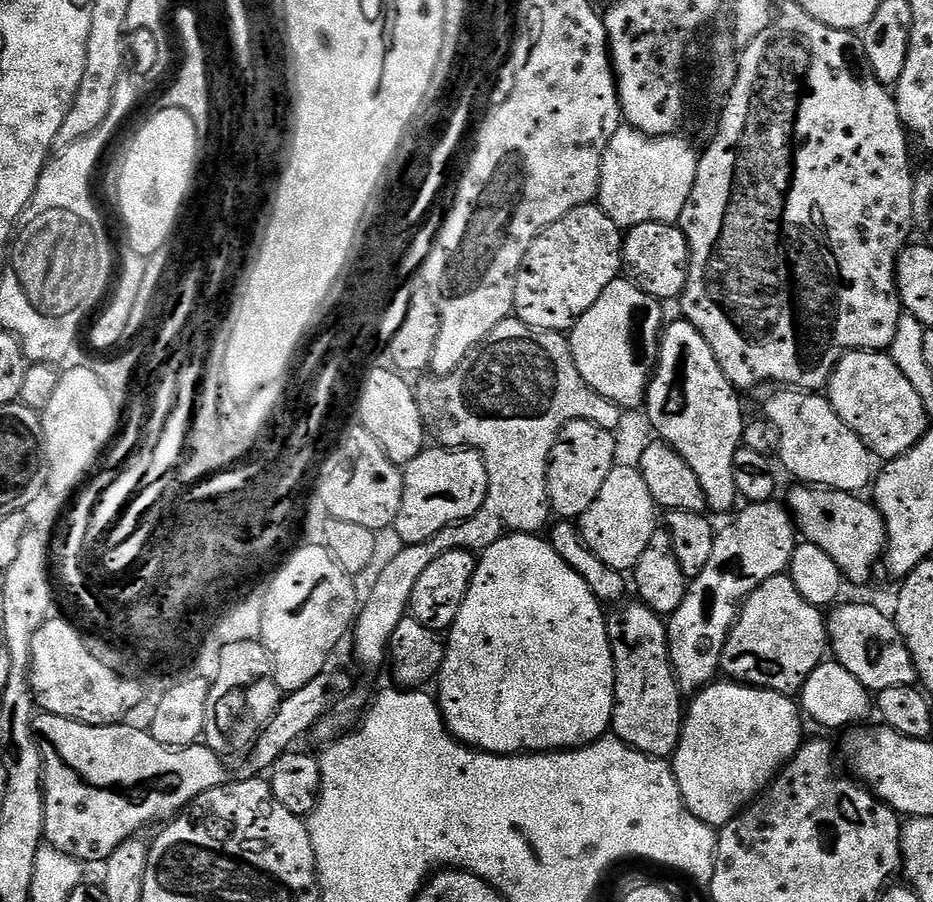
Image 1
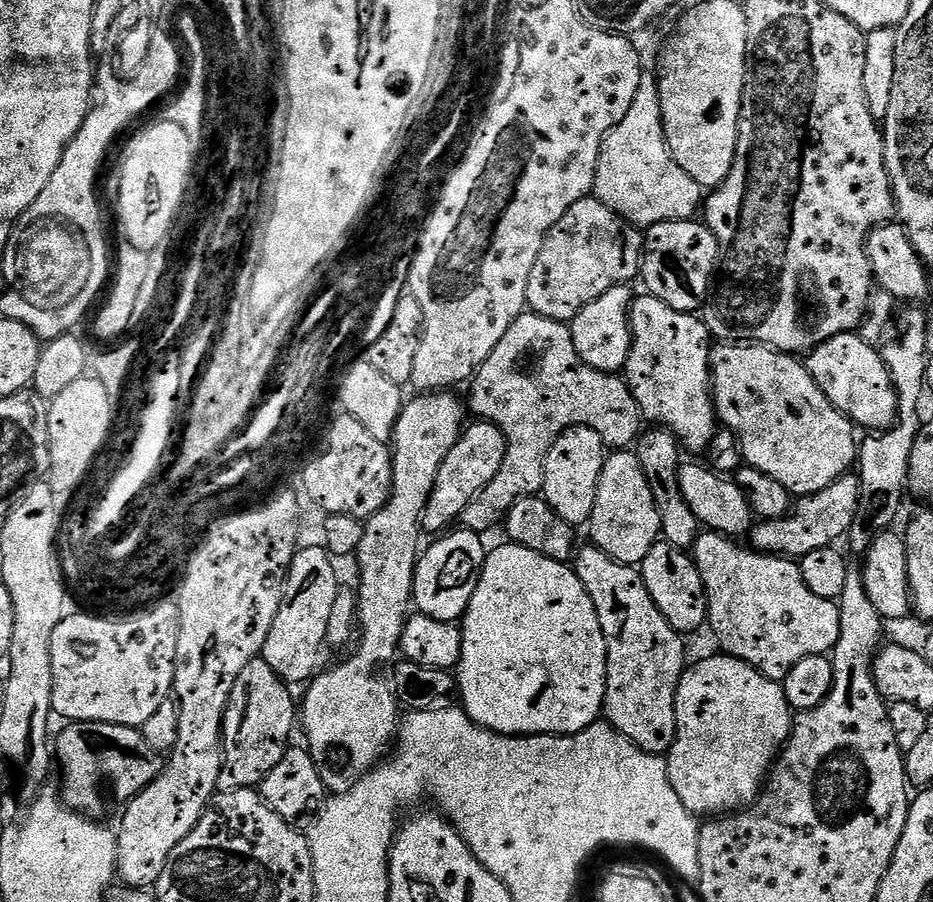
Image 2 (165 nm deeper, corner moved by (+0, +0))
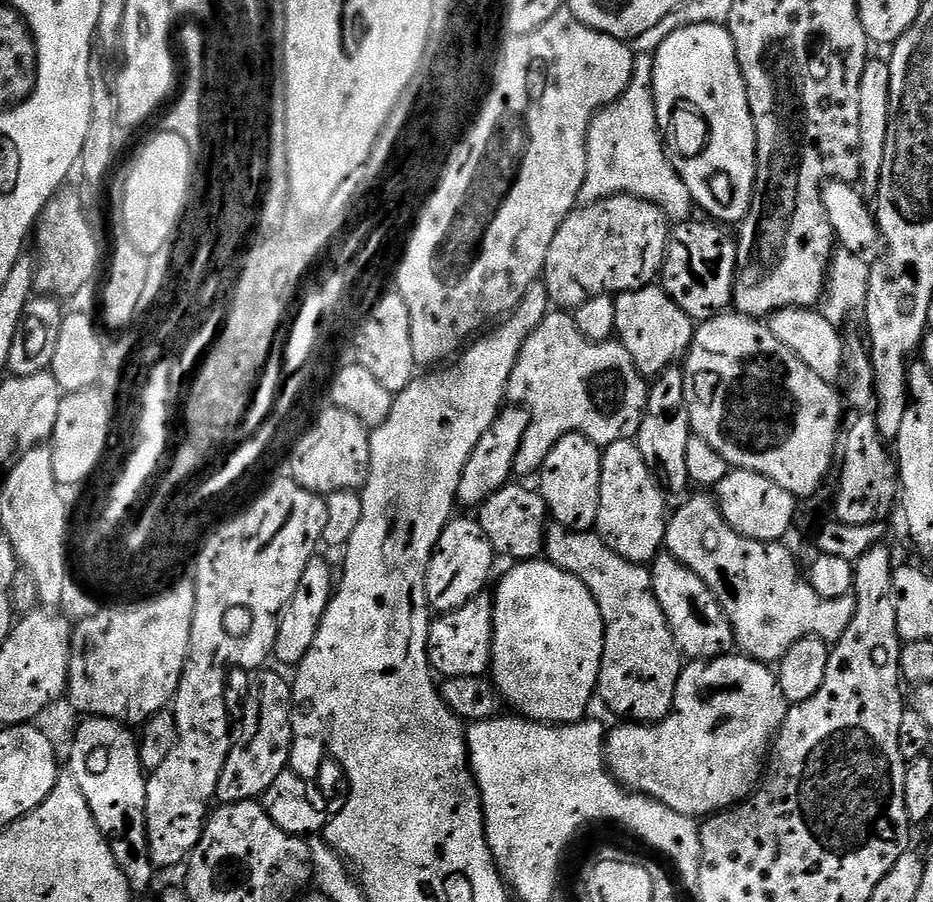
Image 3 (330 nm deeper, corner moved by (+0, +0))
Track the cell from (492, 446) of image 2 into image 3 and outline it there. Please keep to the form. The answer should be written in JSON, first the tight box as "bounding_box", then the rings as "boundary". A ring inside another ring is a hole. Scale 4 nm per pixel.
{"bounding_box":[456,407,528,509],"boundary":[[[501,407],[492,425],[486,430],[486,434],[482,434],[478,446],[474,446],[474,450],[468,456],[466,466],[462,470],[462,478],[458,482],[456,491],[457,501],[461,505],[465,504],[466,507],[475,509],[513,479],[516,455],[522,446],[522,438],[526,434],[527,425],[528,413],[523,407]]]}

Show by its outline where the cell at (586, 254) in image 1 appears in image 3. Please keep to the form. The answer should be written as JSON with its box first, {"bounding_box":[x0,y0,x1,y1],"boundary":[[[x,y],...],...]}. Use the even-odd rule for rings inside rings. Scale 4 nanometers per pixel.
{"bounding_box":[542,196,669,310],"boundary":[[[607,196],[596,204],[573,208],[558,226],[550,254],[546,254],[542,283],[549,301],[561,309],[575,310],[595,296],[649,287],[664,267],[669,231],[664,211],[636,196]]]}

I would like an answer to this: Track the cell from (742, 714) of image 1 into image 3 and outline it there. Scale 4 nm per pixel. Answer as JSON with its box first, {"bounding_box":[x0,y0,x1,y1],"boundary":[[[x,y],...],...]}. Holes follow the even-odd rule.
{"bounding_box":[604,654,790,818],"boundary":[[[729,654],[718,656],[715,660],[693,660],[685,663],[680,669],[678,686],[674,690],[674,702],[672,710],[659,722],[620,722],[616,729],[607,733],[604,742],[604,754],[608,762],[608,770],[615,776],[621,786],[631,790],[641,796],[649,796],[651,800],[656,800],[659,804],[665,804],[670,810],[674,810],[683,816],[693,818],[707,818],[717,812],[731,809],[733,806],[745,801],[756,791],[762,773],[766,768],[766,761],[770,755],[770,749],[776,739],[782,722],[788,717],[790,703],[783,696],[782,686],[777,673],[767,664],[762,664],[758,660],[751,660],[749,656],[743,654]]]}

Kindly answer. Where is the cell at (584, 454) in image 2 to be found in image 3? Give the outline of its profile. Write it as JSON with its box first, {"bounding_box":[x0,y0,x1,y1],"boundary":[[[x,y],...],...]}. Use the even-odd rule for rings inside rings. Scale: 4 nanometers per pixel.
{"bounding_box":[538,432,602,532],"boundary":[[[567,432],[546,454],[546,462],[538,473],[538,491],[548,507],[549,517],[570,532],[590,532],[596,527],[598,506],[600,505],[600,487],[602,486],[602,448],[591,435],[583,432]]]}

